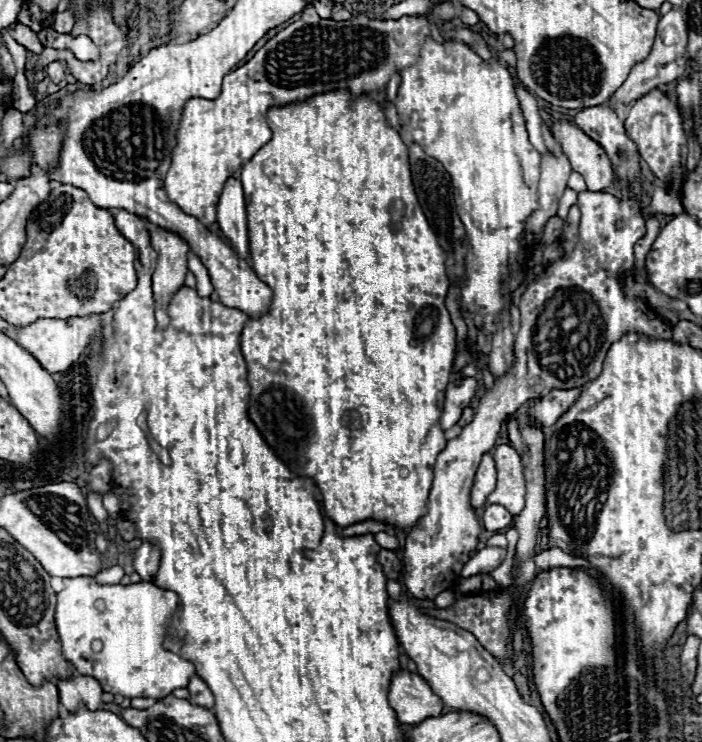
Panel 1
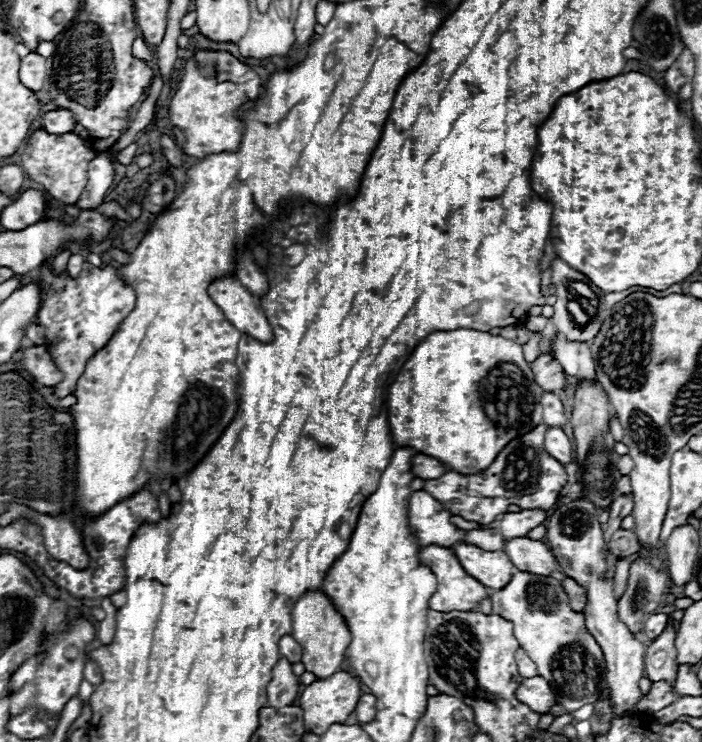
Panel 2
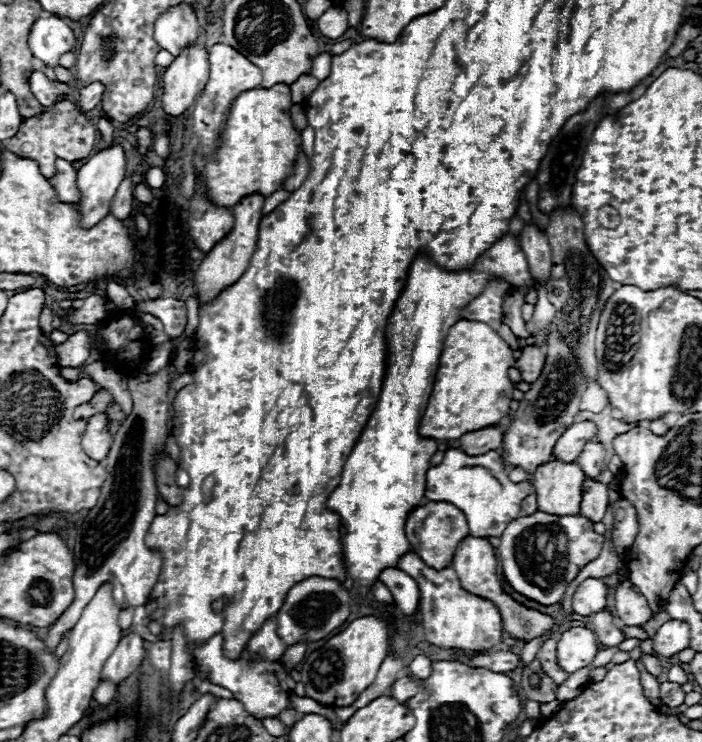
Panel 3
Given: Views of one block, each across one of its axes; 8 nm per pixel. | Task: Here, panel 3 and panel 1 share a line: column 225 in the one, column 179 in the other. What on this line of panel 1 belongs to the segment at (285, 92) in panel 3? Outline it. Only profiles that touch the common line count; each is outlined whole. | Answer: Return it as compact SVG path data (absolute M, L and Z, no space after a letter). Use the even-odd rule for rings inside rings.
M306 6L300 20L280 30L254 54L252 60L248 60L244 66L224 76L222 94L216 100L190 98L186 102L178 128L178 146L174 148L172 166L164 180L164 188L170 200L176 202L186 214L196 216L204 226L214 224L216 204L224 188L224 182L230 176L234 176L234 172L238 172L238 168L244 162L248 162L272 138L270 128L266 124L266 112L270 108L304 102L316 94L332 90L348 90L352 98L358 98L362 94L382 92L394 72L402 72L404 68L416 64L416 60L420 58L420 50L430 34L432 30L426 16L402 16L398 20L378 20L378 18L368 18L366 14L358 14L352 20L334 22L320 18L314 6Z

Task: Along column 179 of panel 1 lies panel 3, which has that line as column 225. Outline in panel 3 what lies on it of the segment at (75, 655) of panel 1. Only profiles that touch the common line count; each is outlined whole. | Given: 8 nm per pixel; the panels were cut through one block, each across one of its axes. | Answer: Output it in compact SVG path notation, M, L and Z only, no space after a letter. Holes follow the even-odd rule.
M214 634L210 640L196 644L192 650L194 662L198 664L198 670L208 674L208 680L212 684L224 686L232 692L232 696L244 704L244 708L258 718L266 716L278 716L284 708L290 704L290 688L286 686L286 670L282 662L270 662L270 660L248 660L244 654L236 660L226 658L222 654L222 634Z

